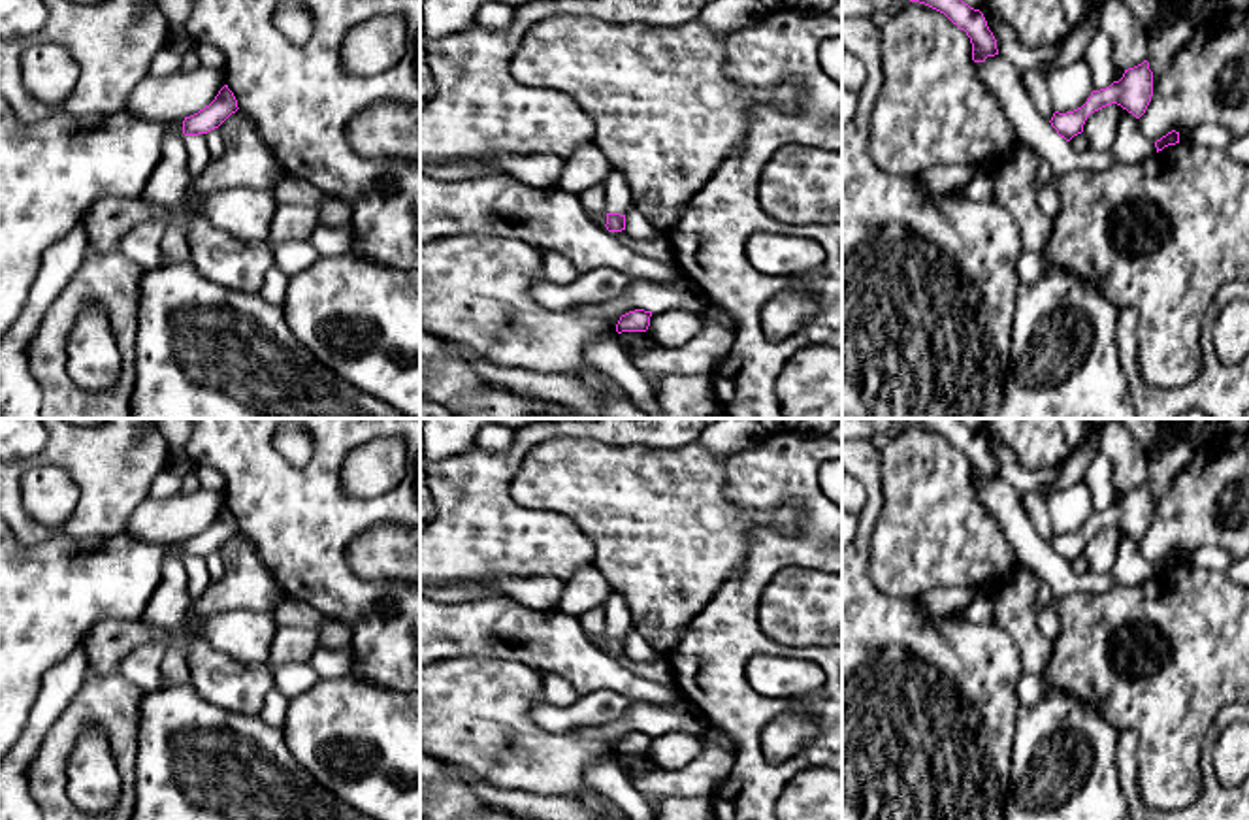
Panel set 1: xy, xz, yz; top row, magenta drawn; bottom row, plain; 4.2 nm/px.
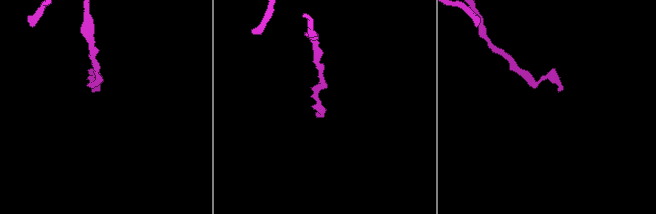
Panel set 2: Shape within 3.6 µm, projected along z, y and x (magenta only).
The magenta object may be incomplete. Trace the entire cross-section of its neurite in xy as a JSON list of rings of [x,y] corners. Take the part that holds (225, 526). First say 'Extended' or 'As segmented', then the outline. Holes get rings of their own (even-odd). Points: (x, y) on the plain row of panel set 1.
As segmented. [[[224,507],[209,528],[205,528],[203,532],[190,539],[185,539],[183,556],[185,558],[207,556],[219,550],[237,532],[239,530],[234,515],[228,511],[228,507]]]

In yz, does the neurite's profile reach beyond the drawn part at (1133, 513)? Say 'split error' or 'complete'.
complete

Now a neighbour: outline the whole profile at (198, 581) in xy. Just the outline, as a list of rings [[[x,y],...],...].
[[[203,556],[187,558],[185,567],[187,567],[187,575],[188,575],[188,581],[187,581],[188,594],[192,598],[200,598],[211,584]]]

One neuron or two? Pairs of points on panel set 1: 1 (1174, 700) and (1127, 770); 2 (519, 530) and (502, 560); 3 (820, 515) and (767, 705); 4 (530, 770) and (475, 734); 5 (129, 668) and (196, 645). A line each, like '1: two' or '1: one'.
1: two
2: one
3: one
4: one
5: two

